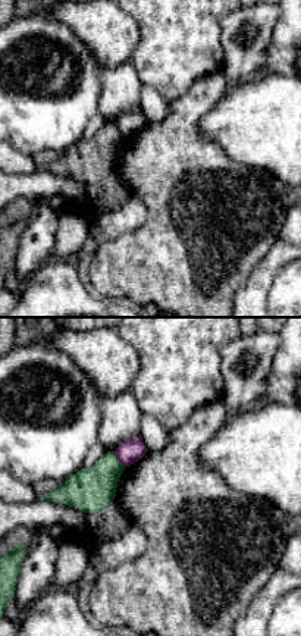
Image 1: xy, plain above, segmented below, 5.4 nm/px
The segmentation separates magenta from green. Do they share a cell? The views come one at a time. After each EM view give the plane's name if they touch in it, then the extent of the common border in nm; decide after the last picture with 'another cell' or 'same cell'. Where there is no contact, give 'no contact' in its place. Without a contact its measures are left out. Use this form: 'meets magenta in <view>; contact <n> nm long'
meets magenta in xy; contact 110 nm long

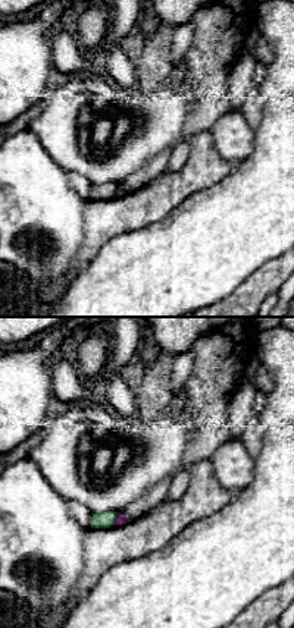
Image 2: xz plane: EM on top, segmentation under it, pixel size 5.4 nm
meets magenta in xz; contact 70 nm long

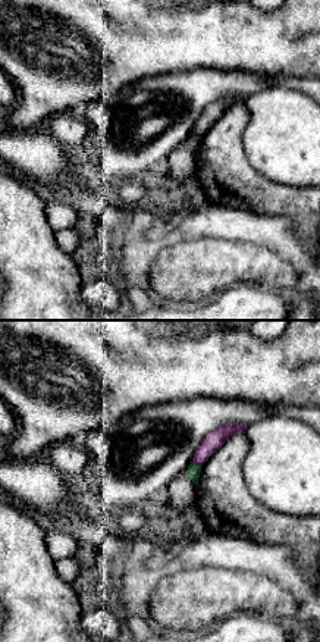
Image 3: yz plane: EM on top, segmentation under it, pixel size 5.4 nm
meets magenta in yz; contact 60 nm long

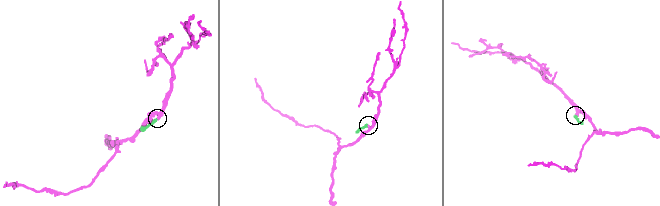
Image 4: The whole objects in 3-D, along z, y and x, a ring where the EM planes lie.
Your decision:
another cell

